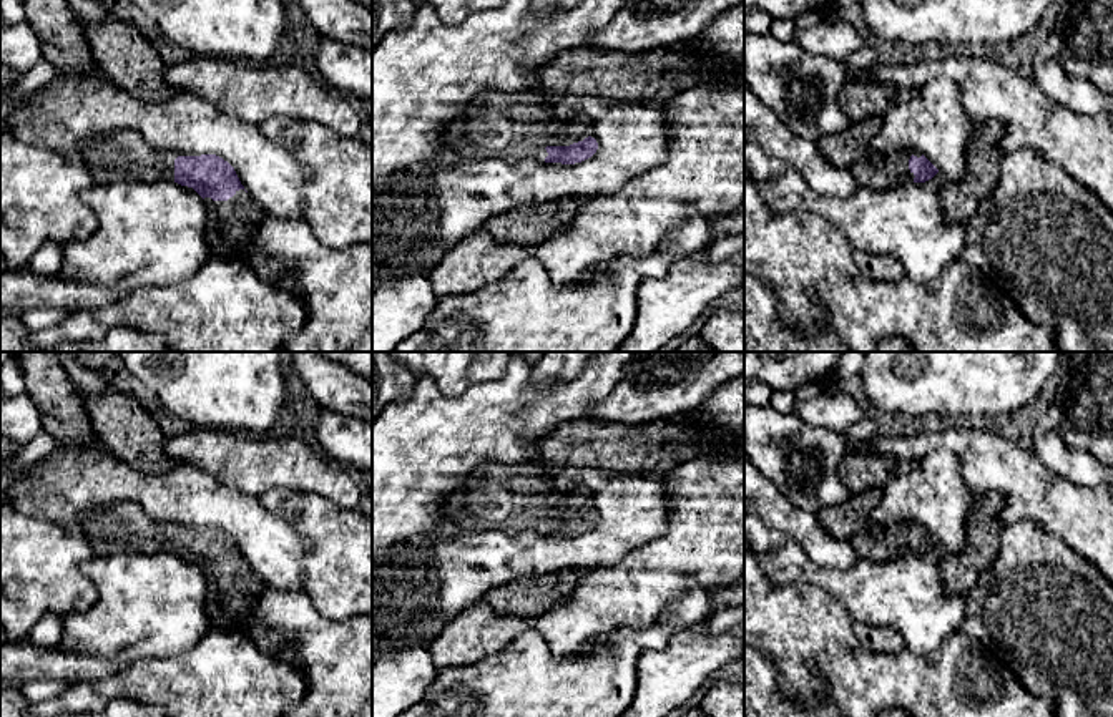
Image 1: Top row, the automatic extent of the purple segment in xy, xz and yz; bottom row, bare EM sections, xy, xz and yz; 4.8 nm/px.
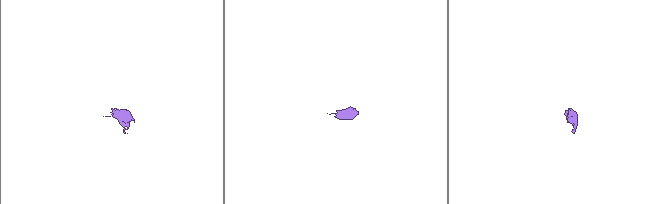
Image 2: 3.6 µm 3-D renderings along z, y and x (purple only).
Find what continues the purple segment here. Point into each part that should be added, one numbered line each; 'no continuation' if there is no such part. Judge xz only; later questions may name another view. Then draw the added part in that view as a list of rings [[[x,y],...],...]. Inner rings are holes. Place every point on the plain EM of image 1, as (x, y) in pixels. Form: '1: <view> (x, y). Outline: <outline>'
1: xz (514, 498). Outline: [[[485,463],[473,470],[463,483],[444,500],[444,515],[457,529],[490,531],[507,534],[523,531],[545,533],[547,518],[570,518],[583,506],[580,495],[561,491],[556,486],[556,471],[538,463]]]

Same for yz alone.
1: yz (879, 541). Outline: [[[867,521],[865,526],[851,539],[859,558],[874,561],[887,561],[897,556],[914,553],[914,544],[909,541],[910,528],[922,526],[909,521]]]

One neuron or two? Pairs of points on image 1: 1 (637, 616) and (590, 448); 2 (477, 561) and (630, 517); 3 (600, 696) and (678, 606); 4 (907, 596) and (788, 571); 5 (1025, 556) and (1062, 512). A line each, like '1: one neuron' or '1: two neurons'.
1: two neurons
2: one neuron
3: one neuron
4: one neuron
5: two neurons

